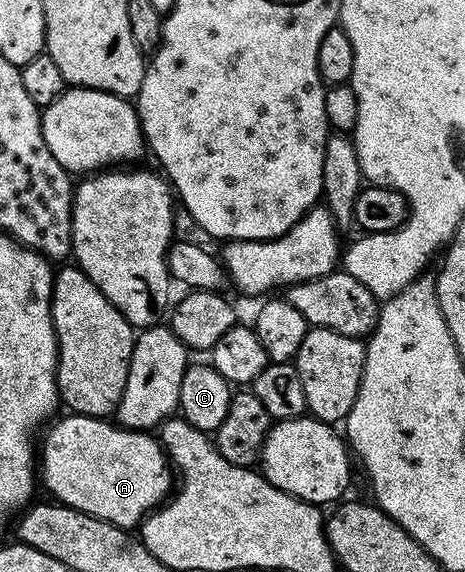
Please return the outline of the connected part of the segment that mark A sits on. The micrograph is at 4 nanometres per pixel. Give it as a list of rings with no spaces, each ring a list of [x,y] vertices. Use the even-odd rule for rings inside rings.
[[[74,413],[64,414],[64,419],[56,418],[54,422],[46,428],[47,436],[44,437],[43,443],[41,439],[41,483],[51,490],[50,498],[54,502],[62,503],[65,507],[72,507],[77,509],[81,513],[89,513],[93,517],[97,517],[101,521],[109,521],[113,525],[118,527],[125,527],[128,529],[135,529],[142,524],[143,520],[160,506],[168,498],[168,495],[172,492],[173,483],[171,487],[171,471],[173,475],[173,469],[170,460],[167,458],[166,451],[162,447],[162,443],[159,442],[156,436],[153,436],[150,432],[133,431],[131,428],[123,428],[118,424],[109,424],[108,420],[98,416],[90,415],[77,415]]]

